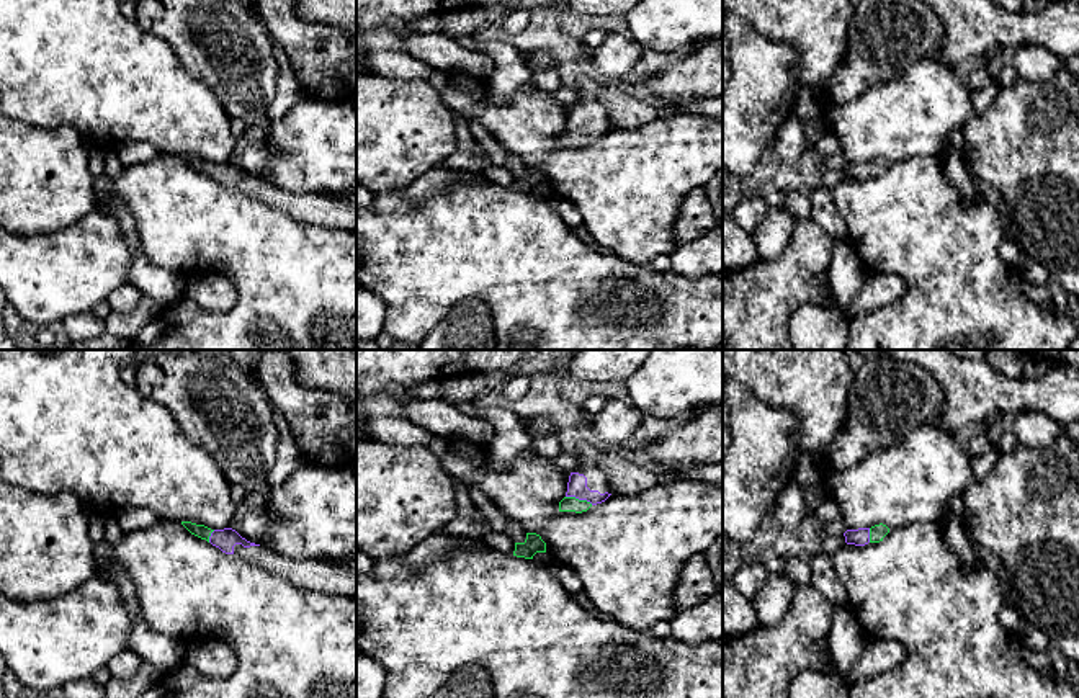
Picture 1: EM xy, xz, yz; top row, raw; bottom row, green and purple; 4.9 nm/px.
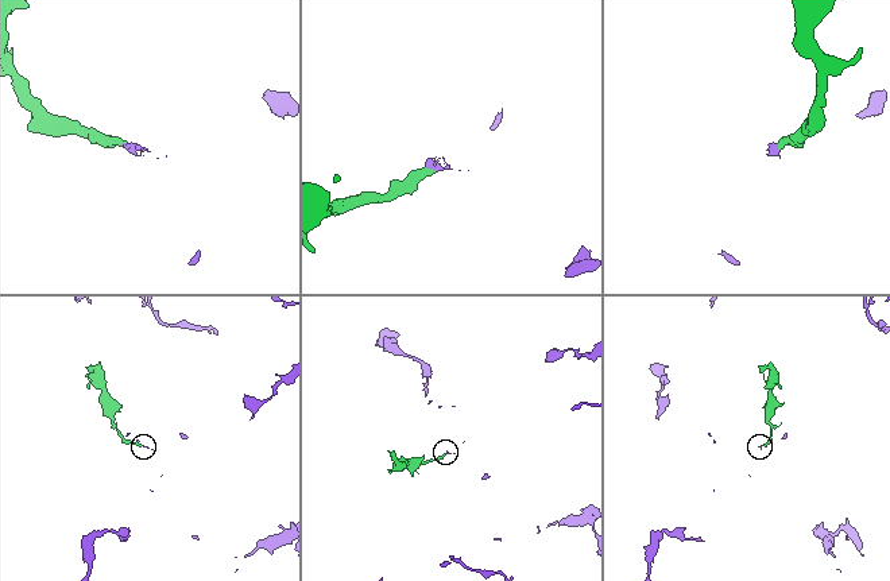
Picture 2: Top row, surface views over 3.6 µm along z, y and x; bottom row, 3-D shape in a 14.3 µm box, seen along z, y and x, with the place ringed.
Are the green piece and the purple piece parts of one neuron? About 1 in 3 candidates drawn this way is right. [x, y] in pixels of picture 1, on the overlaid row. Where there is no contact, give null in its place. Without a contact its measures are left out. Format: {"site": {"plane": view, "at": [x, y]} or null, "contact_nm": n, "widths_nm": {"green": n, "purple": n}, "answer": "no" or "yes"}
{"site": {"plane": "xz", "at": [577, 499]}, "contact_nm": 140, "widths_nm": {"green": 80, "purple": 100}, "answer": "yes"}

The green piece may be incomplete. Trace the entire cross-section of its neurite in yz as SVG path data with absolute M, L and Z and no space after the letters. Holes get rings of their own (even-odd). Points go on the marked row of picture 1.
M883 523L871 528L847 530L844 533L847 544L865 546L868 543L880 543L889 533L889 528Z

